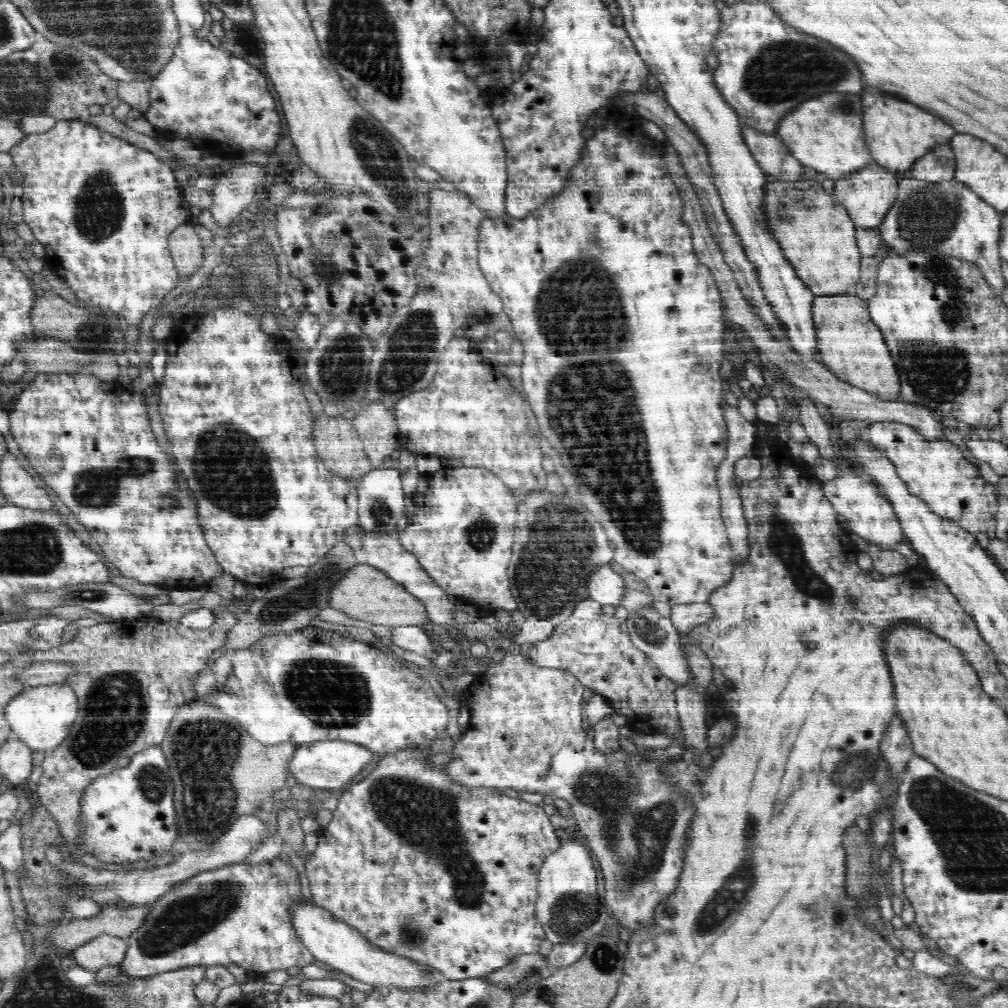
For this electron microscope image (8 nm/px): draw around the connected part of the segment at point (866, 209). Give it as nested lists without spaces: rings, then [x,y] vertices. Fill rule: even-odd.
[[[868,164],[859,171],[834,180],[834,197],[850,214],[849,218],[860,228],[877,228],[883,223],[886,213],[892,208],[899,191],[899,180],[880,164]]]

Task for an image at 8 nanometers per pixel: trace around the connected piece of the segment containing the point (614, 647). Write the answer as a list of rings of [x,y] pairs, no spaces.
[[[590,598],[582,599],[574,607],[570,618],[556,626],[554,632],[546,640],[531,643],[524,647],[523,651],[526,658],[537,666],[568,671],[586,688],[590,688],[594,694],[603,696],[616,713],[626,716],[626,725],[632,731],[642,734],[675,734],[681,737],[682,725],[678,719],[676,695],[674,695],[680,686],[670,680],[670,677],[663,675],[649,656],[632,644],[623,621],[614,615],[604,613],[599,602]]]

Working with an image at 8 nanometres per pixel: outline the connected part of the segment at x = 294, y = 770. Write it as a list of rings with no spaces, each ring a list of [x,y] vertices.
[[[321,740],[314,743],[300,744],[296,747],[292,760],[288,762],[288,776],[293,774],[297,782],[312,788],[336,790],[347,788],[350,781],[362,772],[374,754],[365,746],[344,740]]]

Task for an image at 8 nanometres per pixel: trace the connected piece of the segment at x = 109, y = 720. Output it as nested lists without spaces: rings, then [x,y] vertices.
[[[223,609],[214,620],[214,624],[204,630],[192,630],[180,624],[174,627],[171,622],[164,622],[156,617],[109,623],[96,622],[88,628],[82,628],[78,636],[68,644],[61,644],[45,651],[26,650],[33,663],[64,662],[75,667],[74,672],[66,678],[66,684],[76,693],[78,718],[74,720],[66,740],[58,748],[44,751],[45,757],[41,764],[43,774],[35,792],[38,802],[42,803],[58,821],[60,832],[72,844],[78,845],[80,840],[80,802],[84,790],[98,776],[110,774],[116,758],[131,758],[145,748],[164,742],[168,726],[178,708],[196,700],[194,678],[200,674],[200,670],[206,668],[208,656],[223,646],[227,632],[237,621],[238,618],[234,614]]]

